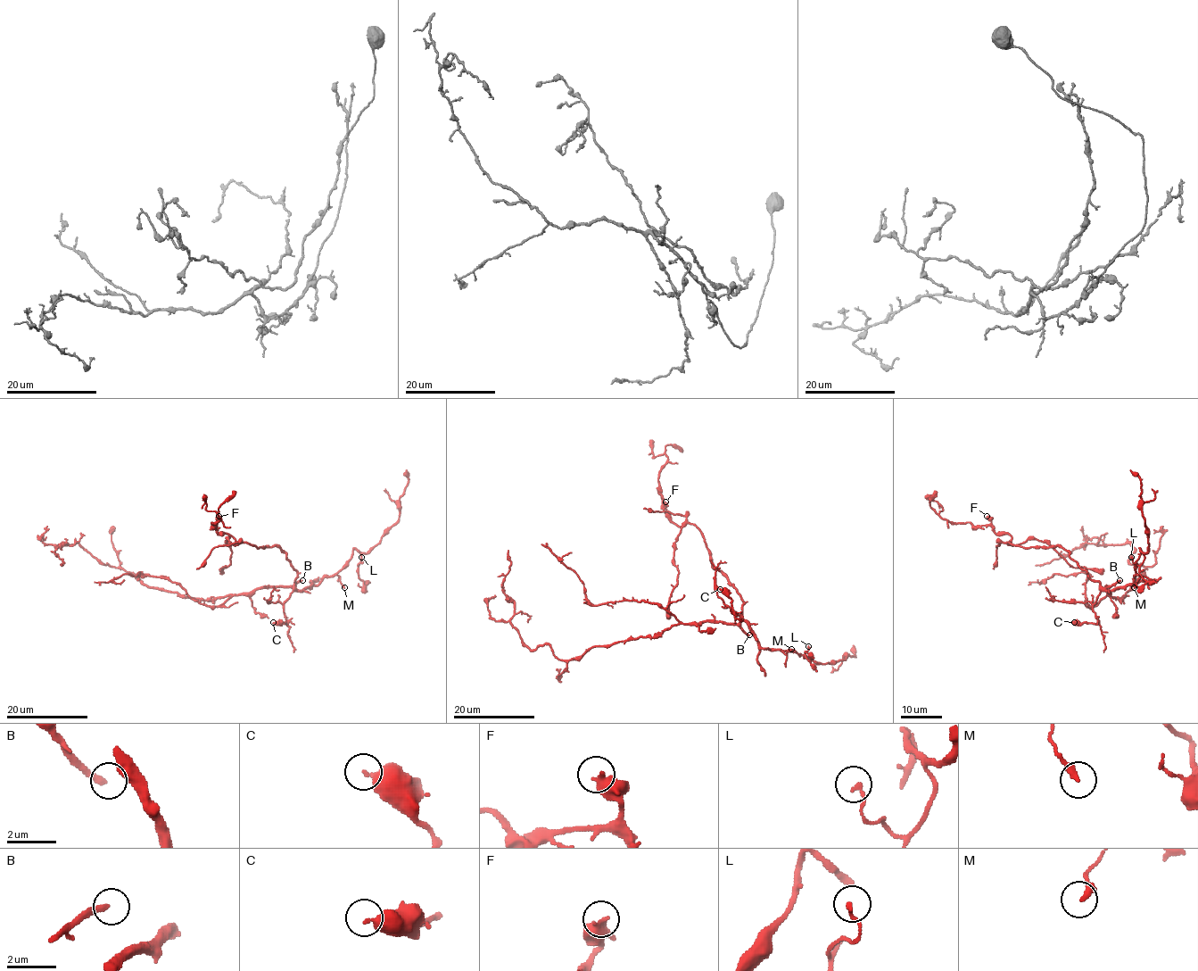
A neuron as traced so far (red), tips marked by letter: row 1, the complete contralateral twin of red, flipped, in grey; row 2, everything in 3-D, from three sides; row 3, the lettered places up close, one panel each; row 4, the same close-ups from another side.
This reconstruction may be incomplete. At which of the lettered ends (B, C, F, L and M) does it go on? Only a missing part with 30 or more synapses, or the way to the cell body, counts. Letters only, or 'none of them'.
B

